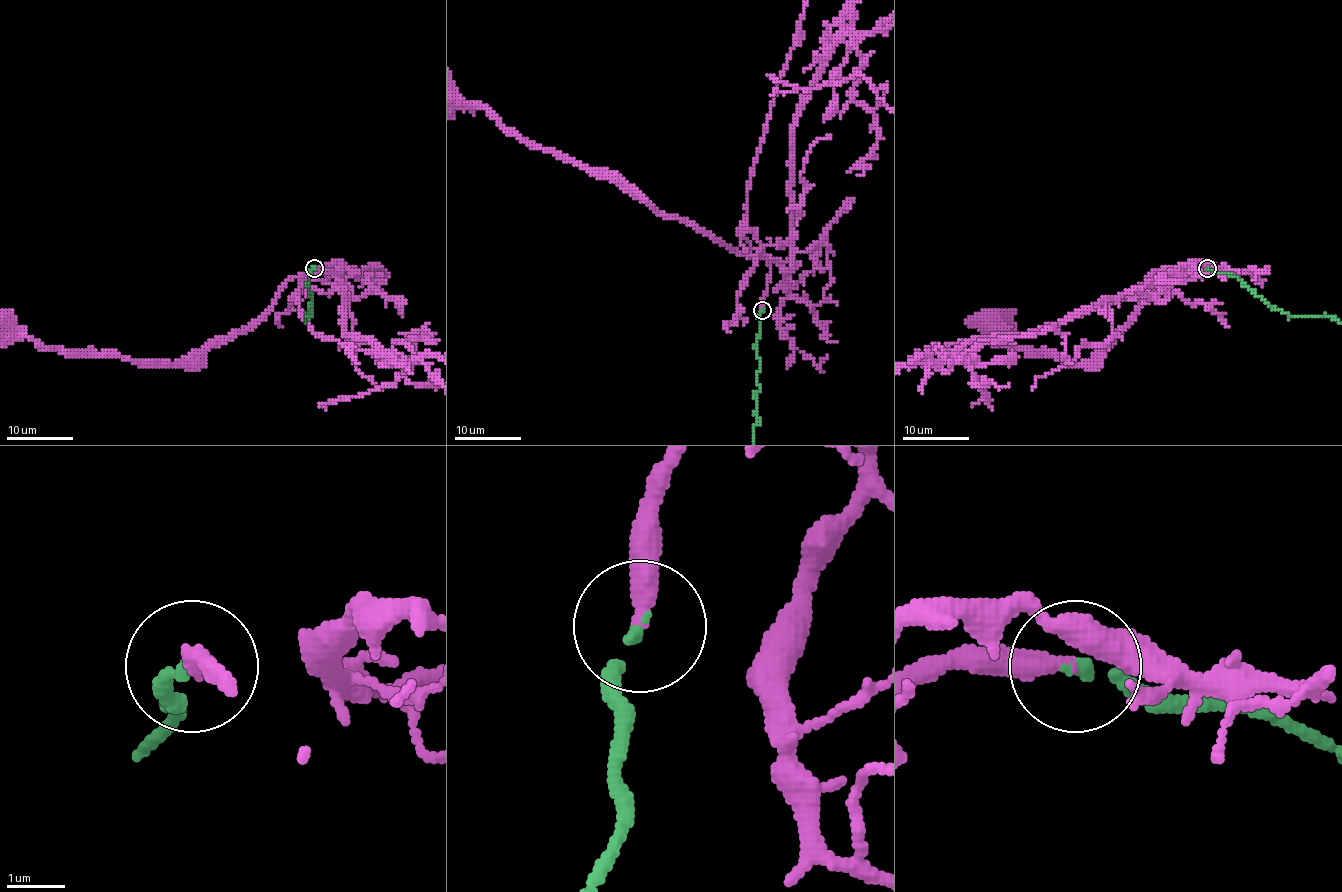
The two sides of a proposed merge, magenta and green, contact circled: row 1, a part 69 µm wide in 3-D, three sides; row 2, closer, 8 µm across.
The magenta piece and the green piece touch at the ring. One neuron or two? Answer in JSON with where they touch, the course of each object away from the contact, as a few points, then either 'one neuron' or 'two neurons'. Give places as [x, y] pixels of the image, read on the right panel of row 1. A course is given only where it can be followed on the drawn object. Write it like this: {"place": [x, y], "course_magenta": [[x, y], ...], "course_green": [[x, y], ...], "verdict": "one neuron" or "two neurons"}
{"place": [1207, 268], "course_magenta": [[1208, 269], [1156, 270], [1146, 282], [1136, 312], [1099, 352], [1081, 362], [1014, 349], [998, 329], [994, 334]], "course_green": [[1208, 269], [1228, 272], [1288, 315], [1329, 315]], "verdict": "one neuron"}

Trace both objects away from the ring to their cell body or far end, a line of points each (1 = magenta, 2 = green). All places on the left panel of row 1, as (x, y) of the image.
1: (315, 269), (321, 269), (293, 275), (276, 300), (241, 329), (176, 362), (75, 355)
2: (315, 269), (310, 279), (310, 315), (305, 315), (305, 324)

